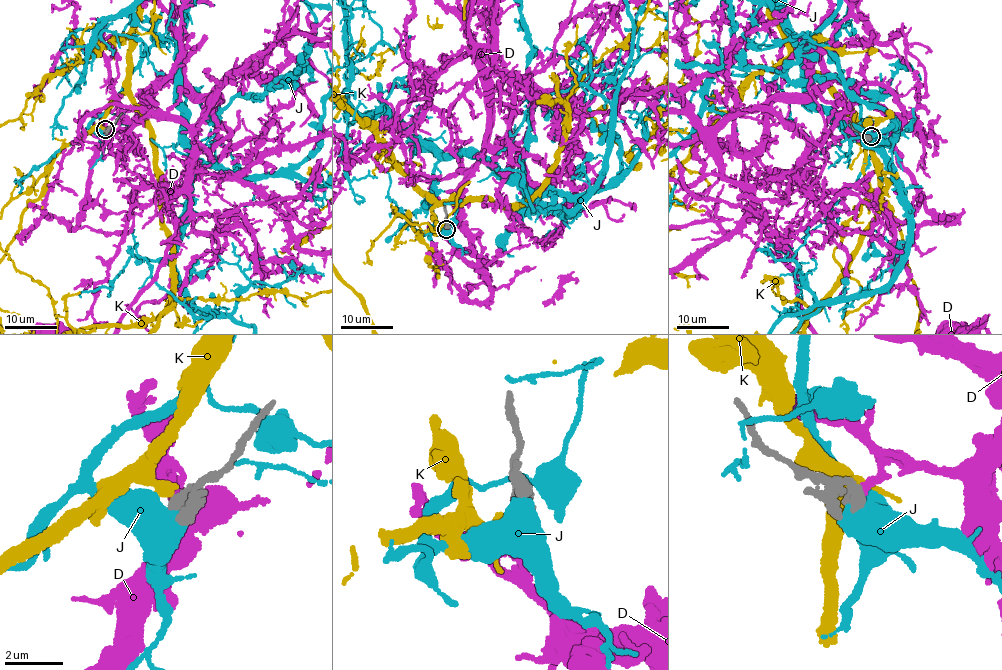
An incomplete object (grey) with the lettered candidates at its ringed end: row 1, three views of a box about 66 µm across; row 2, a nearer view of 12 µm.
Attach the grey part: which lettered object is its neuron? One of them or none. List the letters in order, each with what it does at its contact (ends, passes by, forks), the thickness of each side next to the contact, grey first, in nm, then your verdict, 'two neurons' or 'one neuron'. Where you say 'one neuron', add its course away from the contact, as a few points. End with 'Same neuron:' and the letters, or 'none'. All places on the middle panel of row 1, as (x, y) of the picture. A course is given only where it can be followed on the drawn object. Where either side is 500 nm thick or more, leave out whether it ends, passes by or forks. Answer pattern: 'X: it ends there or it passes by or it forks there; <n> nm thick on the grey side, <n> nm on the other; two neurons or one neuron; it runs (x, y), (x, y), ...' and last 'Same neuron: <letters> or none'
D: it ends there; 460 nm thick on the grey side, 240 nm on the other; one neuron
J: 440 nm thick on the grey side, 650 nm on the other; two neurons
K: it passes by; 460 nm thick on the grey side, 300 nm on the other; two neurons
Same neuron: D

